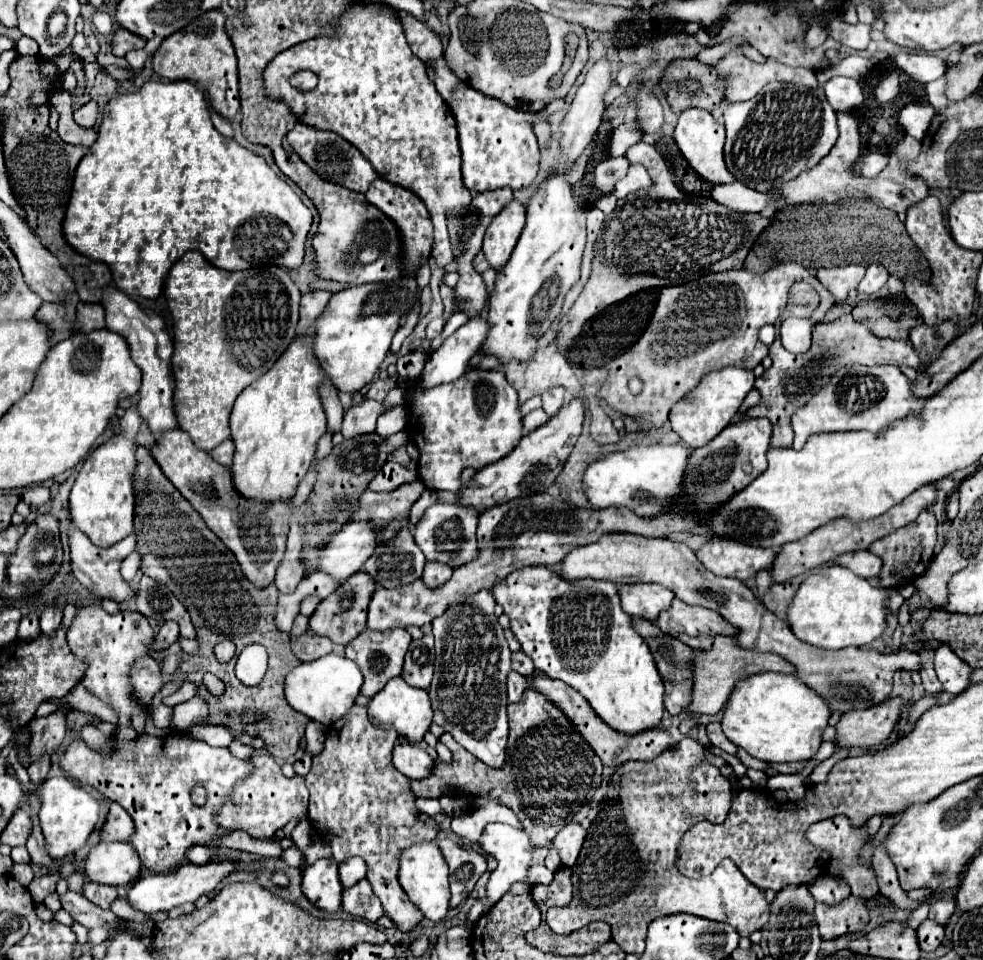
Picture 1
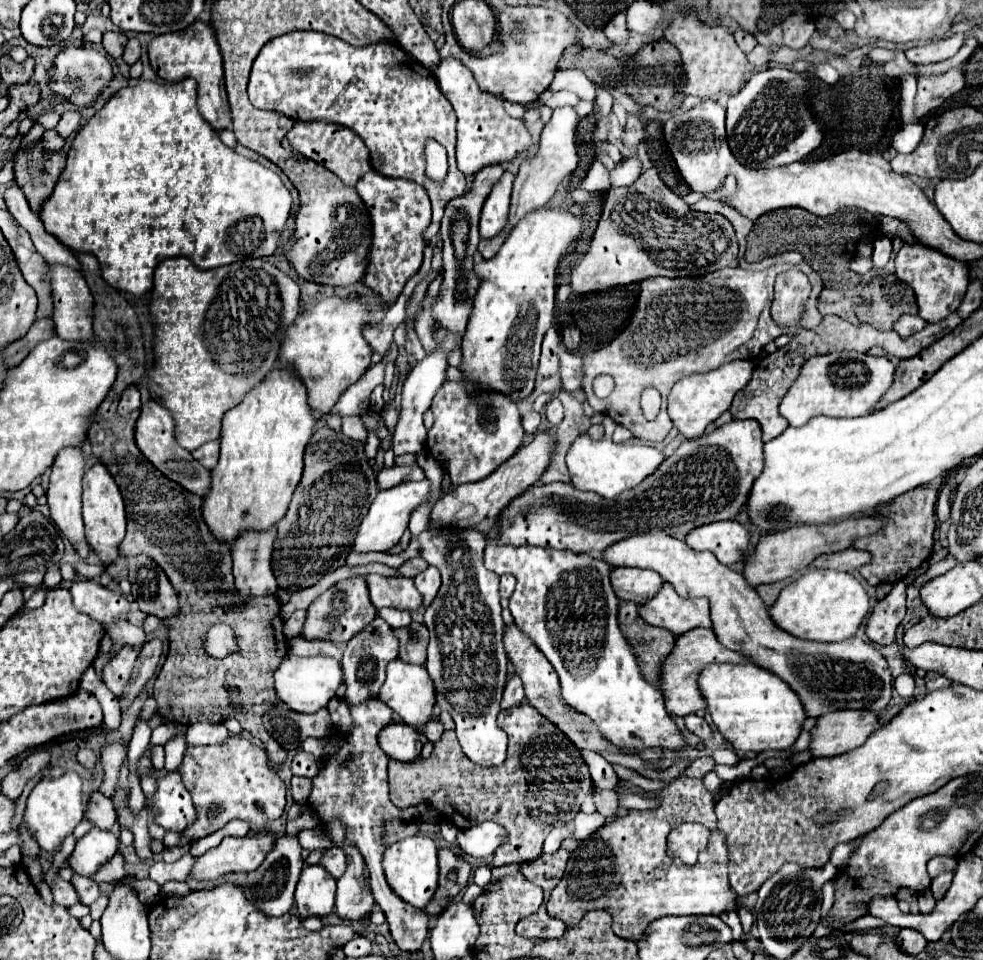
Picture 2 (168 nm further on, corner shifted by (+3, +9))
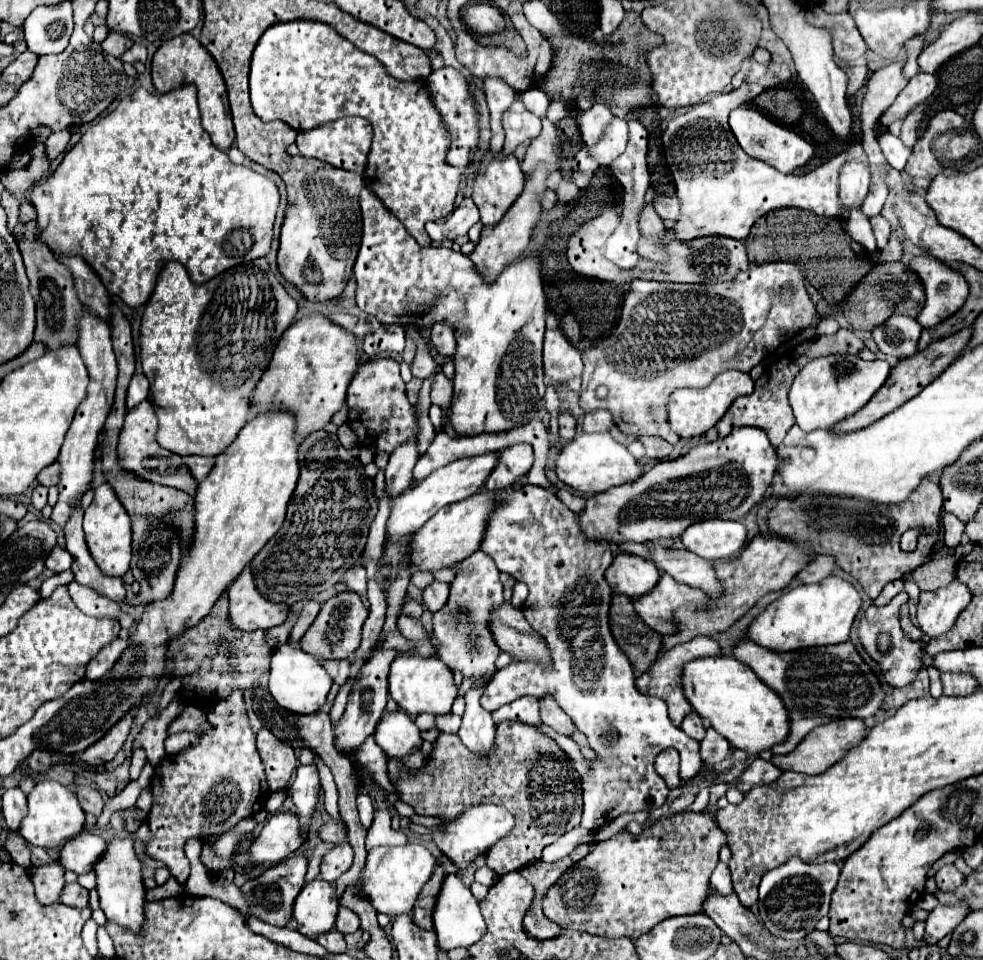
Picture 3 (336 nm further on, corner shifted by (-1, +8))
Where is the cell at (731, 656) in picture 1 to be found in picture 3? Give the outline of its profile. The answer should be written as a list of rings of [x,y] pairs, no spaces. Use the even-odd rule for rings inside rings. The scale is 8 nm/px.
[[[695,637],[695,639],[691,639],[691,641],[683,643],[683,645],[677,645],[677,647],[673,647],[673,649],[663,651],[663,655],[649,667],[649,671],[641,673],[641,675],[635,679],[635,687],[637,687],[641,693],[645,693],[645,695],[661,697],[661,699],[667,703],[667,707],[669,707],[669,719],[671,719],[675,725],[679,725],[681,719],[693,711],[693,709],[689,707],[689,701],[683,697],[683,691],[681,691],[681,671],[683,671],[683,665],[685,665],[687,661],[697,659],[697,657],[707,657],[707,655],[717,655],[717,653],[721,653],[721,651],[719,651],[719,645],[717,645],[715,639],[711,639],[711,637]]]

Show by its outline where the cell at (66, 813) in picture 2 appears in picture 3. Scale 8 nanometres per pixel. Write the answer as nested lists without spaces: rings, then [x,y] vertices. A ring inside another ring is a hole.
[[[39,781],[35,785],[35,789],[27,795],[29,799],[29,813],[21,823],[21,837],[29,843],[29,845],[37,845],[43,849],[51,849],[51,847],[63,847],[65,841],[73,839],[75,835],[81,833],[83,825],[85,825],[85,813],[75,797],[75,793],[71,793],[67,787],[63,787],[57,781]]]

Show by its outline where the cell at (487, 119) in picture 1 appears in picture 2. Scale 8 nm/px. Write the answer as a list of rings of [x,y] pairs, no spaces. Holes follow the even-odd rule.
[[[441,58],[441,64],[433,74],[457,114],[457,166],[465,176],[473,176],[485,166],[503,164],[529,152],[531,134],[525,124],[505,112],[501,98],[479,90],[471,70],[457,62],[457,58]]]

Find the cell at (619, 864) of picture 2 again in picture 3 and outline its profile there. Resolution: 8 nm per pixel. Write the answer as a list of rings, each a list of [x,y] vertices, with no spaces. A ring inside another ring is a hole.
[[[677,813],[671,815],[669,819],[659,819],[653,827],[645,827],[645,831],[641,835],[629,835],[629,833],[621,833],[621,835],[613,835],[607,841],[599,841],[593,851],[583,857],[581,861],[577,861],[573,867],[569,867],[551,887],[549,891],[543,895],[543,913],[557,923],[561,929],[579,929],[579,931],[587,931],[591,935],[599,935],[599,937],[629,937],[629,939],[639,939],[643,933],[647,933],[649,929],[653,929],[657,923],[661,923],[667,917],[675,917],[675,915],[691,915],[691,913],[699,913],[701,911],[701,903],[705,903],[705,895],[709,891],[709,877],[715,869],[715,865],[719,863],[719,849],[727,843],[725,833],[717,827],[717,823],[713,821],[711,815],[707,813]]]

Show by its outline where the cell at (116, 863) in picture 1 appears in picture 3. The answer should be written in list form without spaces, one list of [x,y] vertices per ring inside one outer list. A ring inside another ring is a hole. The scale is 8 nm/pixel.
[[[81,831],[75,839],[67,841],[61,847],[59,863],[65,871],[73,871],[77,875],[89,873],[91,867],[97,863],[101,853],[105,851],[107,841],[99,835],[91,835],[89,831]]]

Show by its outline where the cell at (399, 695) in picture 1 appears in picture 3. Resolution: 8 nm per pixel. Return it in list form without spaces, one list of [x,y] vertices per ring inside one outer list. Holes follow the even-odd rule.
[[[397,655],[391,663],[389,673],[389,693],[395,699],[395,703],[411,717],[419,713],[431,713],[431,715],[443,715],[451,713],[451,705],[457,697],[457,683],[453,679],[451,669],[435,655],[421,657],[421,655]]]

